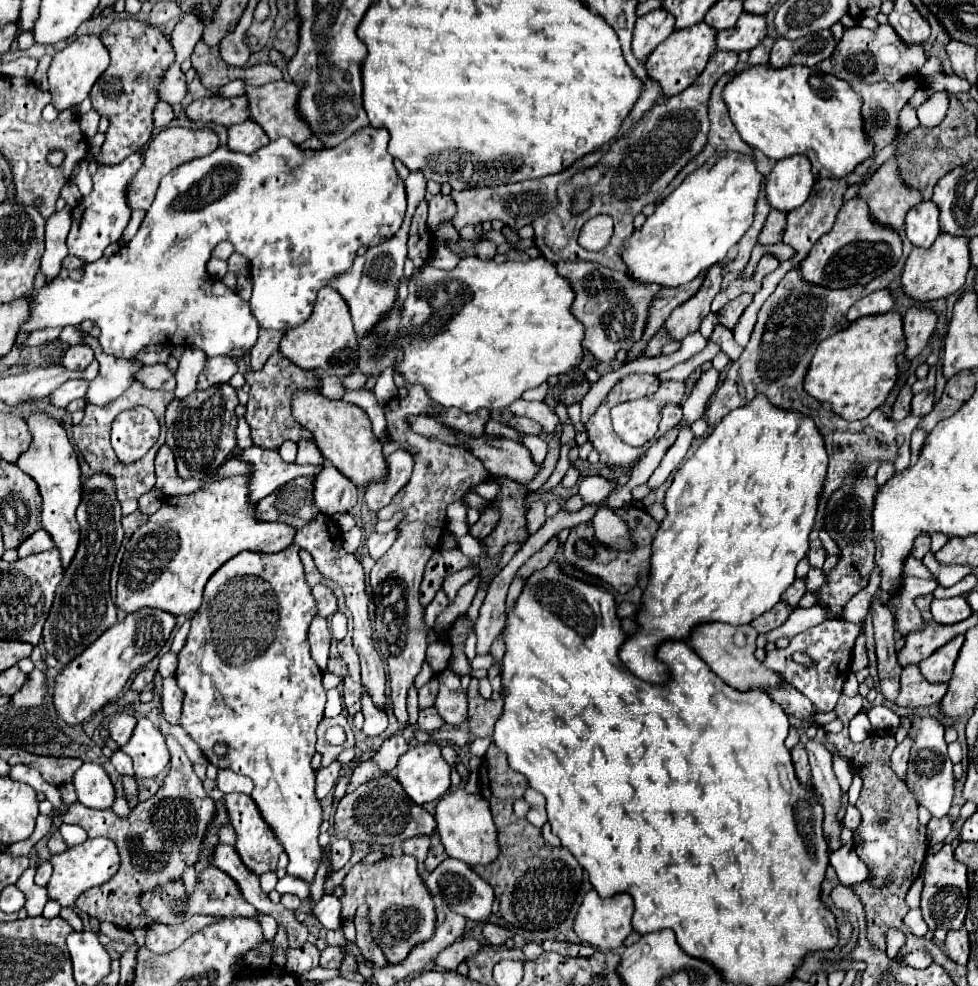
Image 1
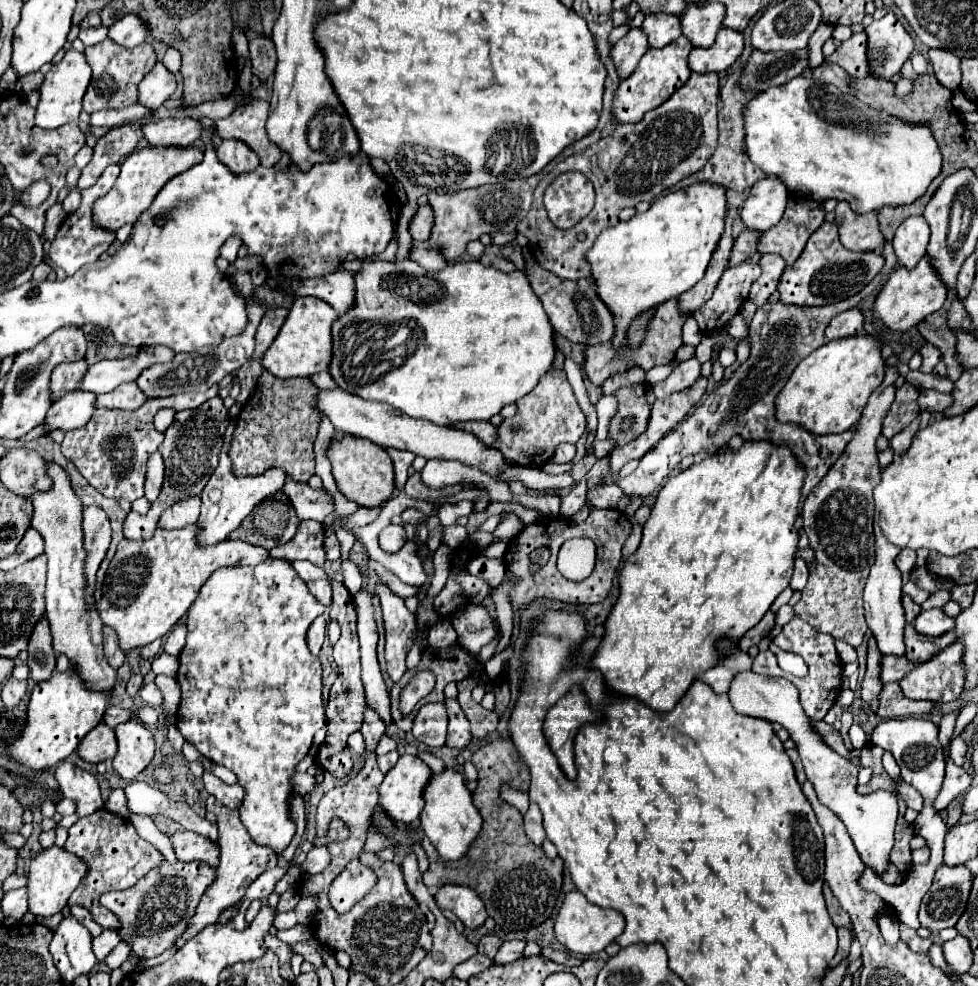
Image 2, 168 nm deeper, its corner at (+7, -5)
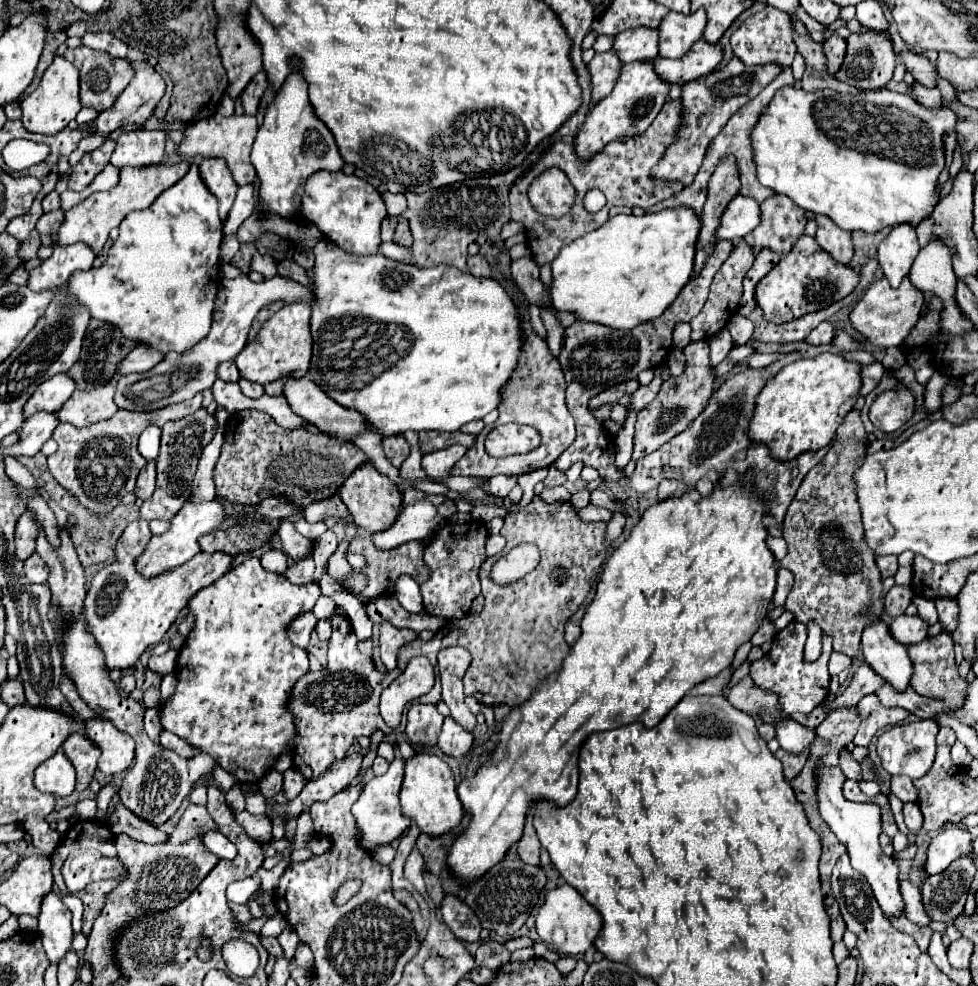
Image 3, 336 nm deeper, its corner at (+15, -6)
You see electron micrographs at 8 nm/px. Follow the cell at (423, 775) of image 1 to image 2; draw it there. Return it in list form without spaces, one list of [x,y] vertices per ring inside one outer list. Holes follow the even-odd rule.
[[[401,755],[379,787],[377,807],[395,823],[411,825],[421,813],[421,787],[431,769],[415,755]]]

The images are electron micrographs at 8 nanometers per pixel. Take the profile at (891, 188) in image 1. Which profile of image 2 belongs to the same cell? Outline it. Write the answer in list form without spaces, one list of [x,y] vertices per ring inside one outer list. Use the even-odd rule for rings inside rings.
[[[837,203],[835,223],[839,227],[839,239],[849,251],[881,251],[885,239],[877,227],[877,215],[853,215],[849,203]]]

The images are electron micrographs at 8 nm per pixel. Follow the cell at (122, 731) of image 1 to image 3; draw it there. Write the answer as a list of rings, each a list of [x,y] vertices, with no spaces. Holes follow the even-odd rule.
[[[75,732],[73,736],[69,736],[61,748],[77,770],[75,790],[79,790],[79,792],[85,790],[89,786],[89,782],[93,780],[101,750],[87,736],[83,736],[81,732]]]

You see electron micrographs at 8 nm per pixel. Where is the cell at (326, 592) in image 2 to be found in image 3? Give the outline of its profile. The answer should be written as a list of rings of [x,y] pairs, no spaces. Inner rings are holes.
[[[307,558],[307,560],[295,562],[293,566],[289,566],[285,570],[285,578],[293,584],[305,586],[305,584],[313,582],[313,572],[315,572],[315,562],[313,562],[313,558]]]

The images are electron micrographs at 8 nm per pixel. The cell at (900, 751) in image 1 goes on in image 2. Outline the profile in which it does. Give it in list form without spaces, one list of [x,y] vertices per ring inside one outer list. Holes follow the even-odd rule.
[[[895,781],[895,785],[897,785],[903,801],[907,803],[907,807],[911,807],[911,809],[915,809],[919,813],[923,809],[923,795],[917,789],[905,785],[905,781]]]

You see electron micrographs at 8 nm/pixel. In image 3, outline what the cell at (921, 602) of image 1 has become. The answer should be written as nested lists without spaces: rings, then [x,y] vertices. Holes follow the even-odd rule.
[[[893,586],[887,594],[885,594],[885,616],[889,620],[905,614],[907,606],[911,604],[911,596],[913,590],[909,586]]]

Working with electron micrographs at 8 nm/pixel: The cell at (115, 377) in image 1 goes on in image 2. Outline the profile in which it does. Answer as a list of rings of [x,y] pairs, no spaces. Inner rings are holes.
[[[73,391],[59,399],[57,403],[53,403],[43,419],[45,435],[49,435],[55,429],[69,431],[83,427],[93,415],[93,399],[95,399],[93,393]]]

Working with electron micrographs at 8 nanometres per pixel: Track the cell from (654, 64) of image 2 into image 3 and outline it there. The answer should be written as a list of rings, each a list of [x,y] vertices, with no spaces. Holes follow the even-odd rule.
[[[653,60],[647,62],[629,62],[621,68],[621,76],[609,96],[605,96],[587,116],[583,128],[579,130],[575,138],[577,154],[587,158],[593,156],[593,152],[599,152],[605,144],[623,138],[623,136],[637,136],[649,128],[649,124],[659,114],[661,106],[667,100],[671,84],[667,80],[657,78],[657,72],[653,68]]]

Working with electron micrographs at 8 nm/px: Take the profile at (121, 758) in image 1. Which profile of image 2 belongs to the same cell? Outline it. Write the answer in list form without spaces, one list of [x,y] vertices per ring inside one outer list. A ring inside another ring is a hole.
[[[131,783],[125,787],[127,797],[127,809],[137,815],[161,815],[165,819],[171,819],[175,823],[181,823],[183,829],[197,831],[203,837],[213,839],[217,843],[219,831],[215,823],[209,823],[207,819],[199,817],[187,803],[171,801],[163,791],[149,787],[147,783]]]

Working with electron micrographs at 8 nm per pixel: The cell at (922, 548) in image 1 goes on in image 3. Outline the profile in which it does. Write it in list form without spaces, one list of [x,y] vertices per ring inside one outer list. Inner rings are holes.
[[[879,556],[877,558],[877,568],[881,572],[881,578],[895,576],[895,572],[897,572],[897,556]]]

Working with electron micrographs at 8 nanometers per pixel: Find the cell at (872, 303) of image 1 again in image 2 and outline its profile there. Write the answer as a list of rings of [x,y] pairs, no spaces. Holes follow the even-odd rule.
[[[855,307],[831,319],[831,323],[825,329],[825,339],[827,341],[845,339],[845,337],[859,335],[859,333],[863,333],[863,313]]]

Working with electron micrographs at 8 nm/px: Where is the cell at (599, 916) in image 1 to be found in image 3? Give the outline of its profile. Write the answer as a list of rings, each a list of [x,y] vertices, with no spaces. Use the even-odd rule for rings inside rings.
[[[563,884],[563,886],[553,888],[547,894],[545,904],[541,906],[535,924],[537,924],[539,938],[547,942],[549,948],[557,950],[559,954],[577,956],[593,948],[593,940],[603,928],[603,916],[589,902],[585,902],[585,898],[575,888],[571,888],[569,884]]]

